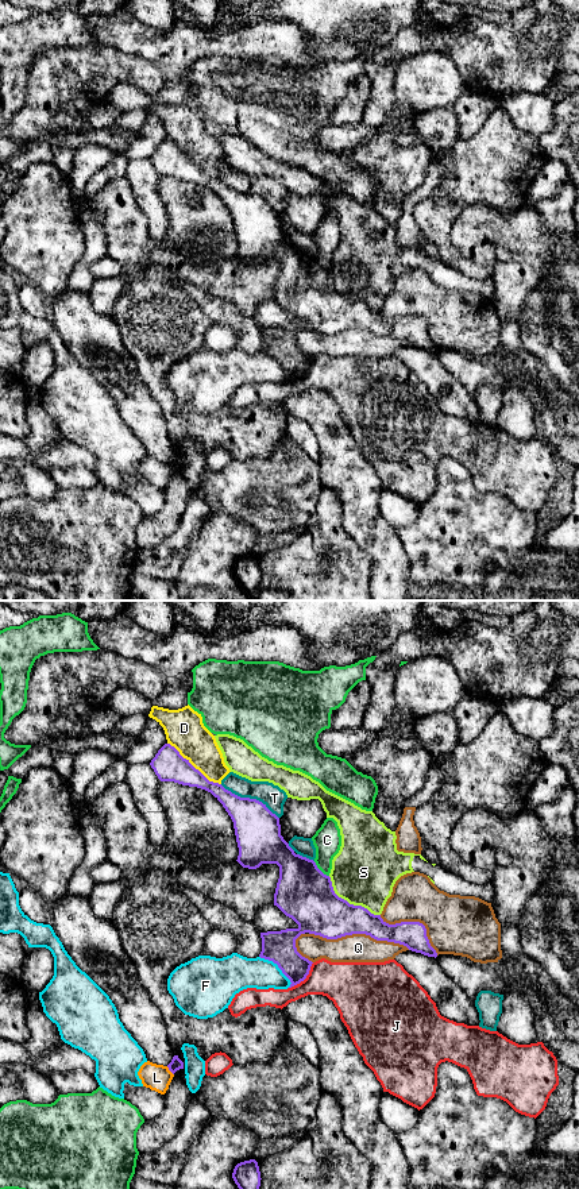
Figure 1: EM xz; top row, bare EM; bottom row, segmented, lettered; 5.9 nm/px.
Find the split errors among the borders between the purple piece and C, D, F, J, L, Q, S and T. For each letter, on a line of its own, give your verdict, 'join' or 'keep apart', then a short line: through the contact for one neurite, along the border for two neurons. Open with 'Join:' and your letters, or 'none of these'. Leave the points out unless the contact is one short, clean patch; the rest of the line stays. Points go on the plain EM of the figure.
Join: none of these
C: keep apart
D: keep apart
F: keep apart
J: keep apart
L: keep apart; line xz (166, 462), (173, 470)
Q: keep apart
S: keep apart
T: keep apart

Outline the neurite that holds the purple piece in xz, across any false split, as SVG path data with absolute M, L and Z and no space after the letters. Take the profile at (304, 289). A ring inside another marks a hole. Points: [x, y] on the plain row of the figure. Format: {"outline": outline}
{"outline": "M165 139L150 158L161 177L174 177L211 188L233 217L239 243L238 258L256 265L262 259L277 259L279 274L274 301L292 313L298 323L260 328L260 354L273 356L290 375L290 382L304 377L312 356L302 352L296 335L305 328L327 335L366 329L377 336L406 341L428 352L437 352L420 317L386 319L381 310L339 293L331 273L313 255L296 250L281 231L279 213L256 194L240 193L221 179L209 177L189 155L170 139Z"}

